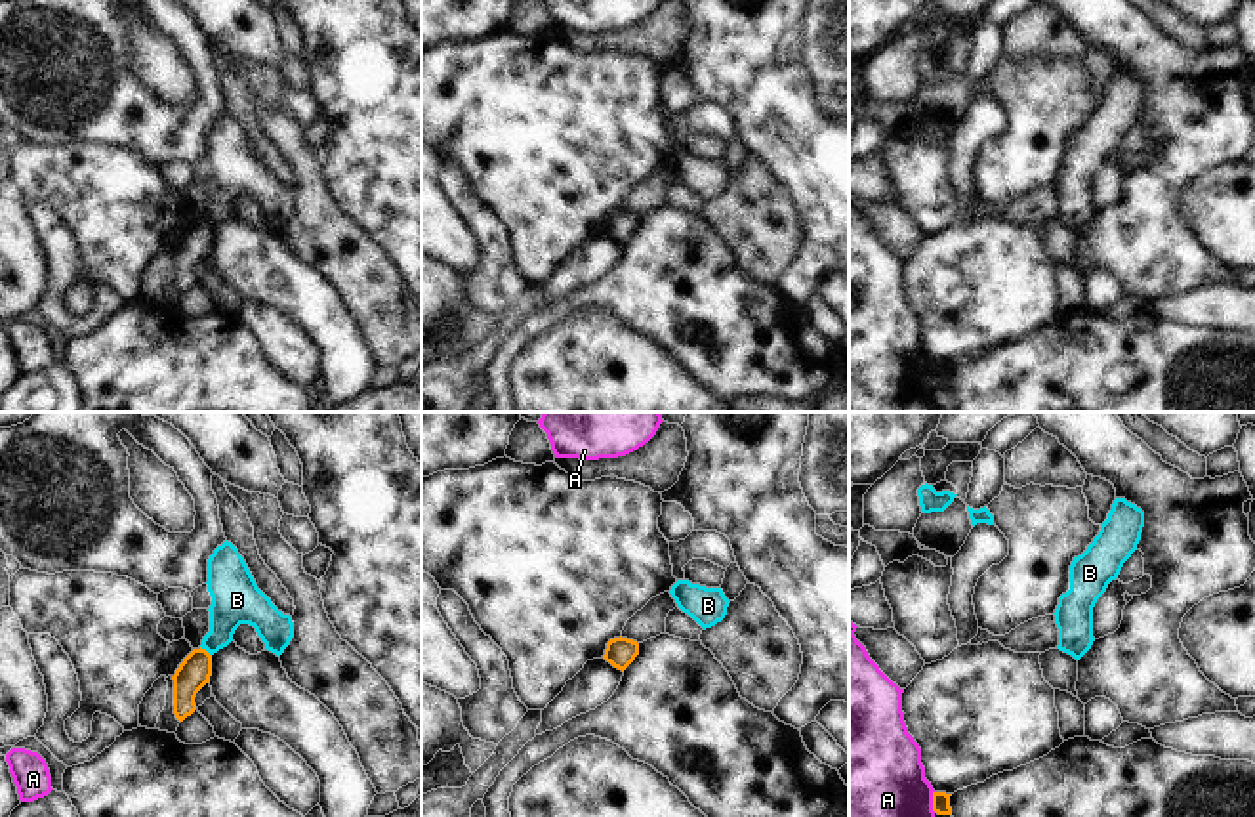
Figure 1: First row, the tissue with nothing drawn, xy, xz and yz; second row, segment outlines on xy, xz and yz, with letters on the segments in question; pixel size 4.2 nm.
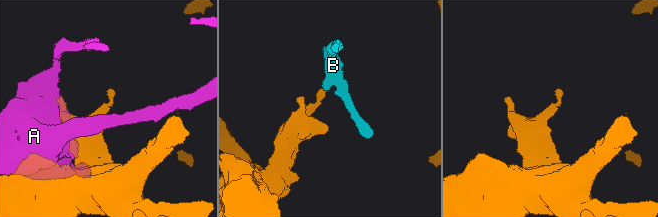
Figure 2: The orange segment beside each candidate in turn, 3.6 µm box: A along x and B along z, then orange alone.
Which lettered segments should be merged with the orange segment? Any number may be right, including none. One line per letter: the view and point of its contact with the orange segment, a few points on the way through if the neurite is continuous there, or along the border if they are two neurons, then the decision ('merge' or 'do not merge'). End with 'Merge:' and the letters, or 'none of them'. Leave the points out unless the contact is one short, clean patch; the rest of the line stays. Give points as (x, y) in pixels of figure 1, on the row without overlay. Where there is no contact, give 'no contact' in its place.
A: contact yz (933, 375); do not merge
B: contact xy (206, 224); border xy (201, 218), (210, 228); do not merge
Merge: none of them

